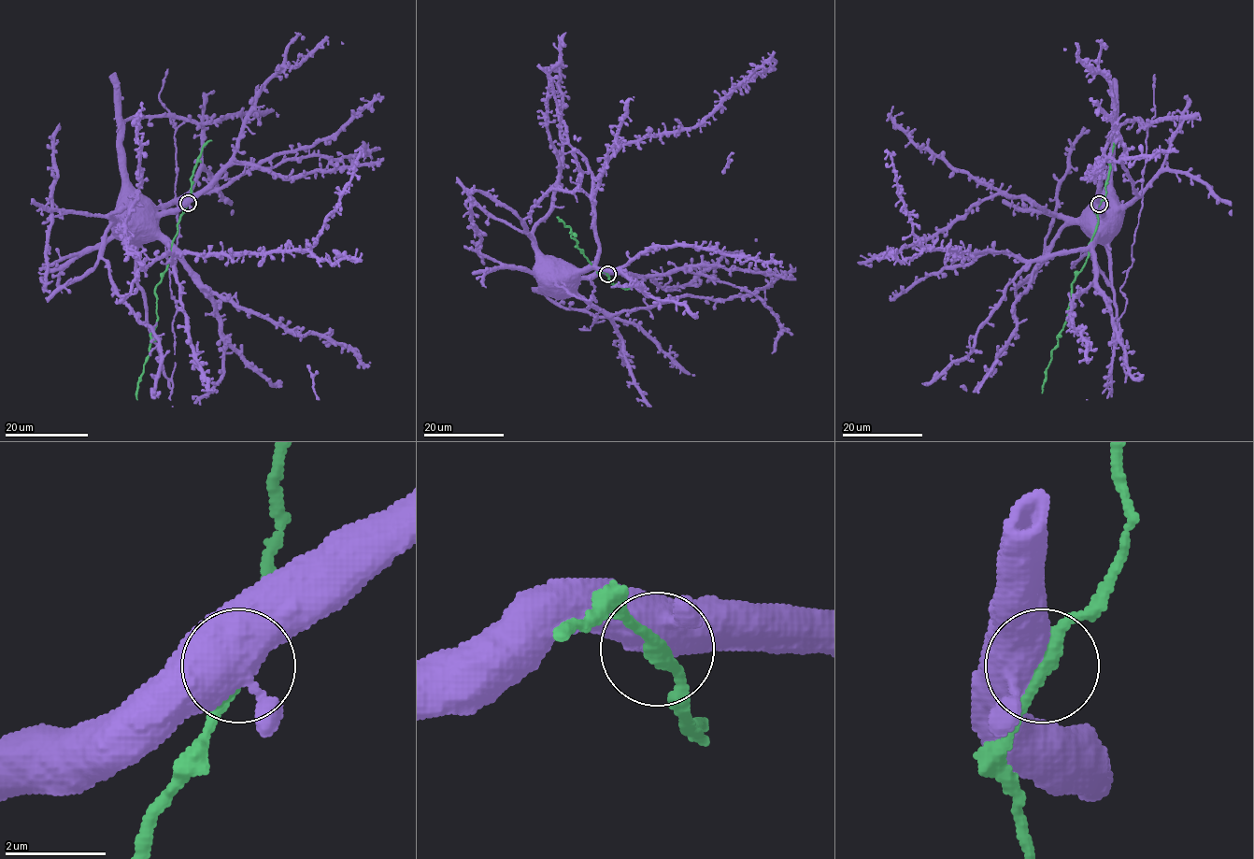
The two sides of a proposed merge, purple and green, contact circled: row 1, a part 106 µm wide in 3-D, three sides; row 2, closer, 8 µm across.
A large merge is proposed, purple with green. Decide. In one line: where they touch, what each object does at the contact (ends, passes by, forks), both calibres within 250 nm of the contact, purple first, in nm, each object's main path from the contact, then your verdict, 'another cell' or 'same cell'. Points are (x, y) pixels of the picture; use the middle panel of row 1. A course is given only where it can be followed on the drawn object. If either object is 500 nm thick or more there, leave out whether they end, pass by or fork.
at (607, 274); 550 nm thick on the purple side, 300 nm on the other; purple runs (606, 274), (598, 272), (576, 277), (553, 265), (551, 270); green runs (606, 274), (598, 273), (576, 247), (577, 240), (570, 236), (570, 228), (559, 217); another cell

